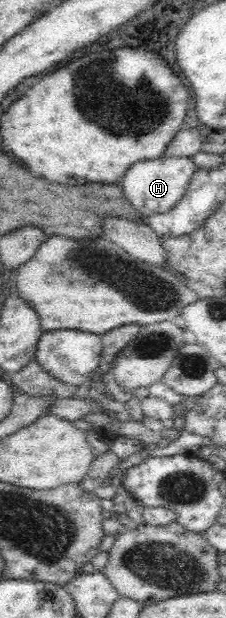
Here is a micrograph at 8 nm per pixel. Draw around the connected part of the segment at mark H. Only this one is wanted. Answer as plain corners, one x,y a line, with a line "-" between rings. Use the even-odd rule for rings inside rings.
161,155
152,160
133,163
125,170
119,184
125,199
141,215
153,216
169,211
183,197
186,185
194,174
197,166
191,156
171,157

